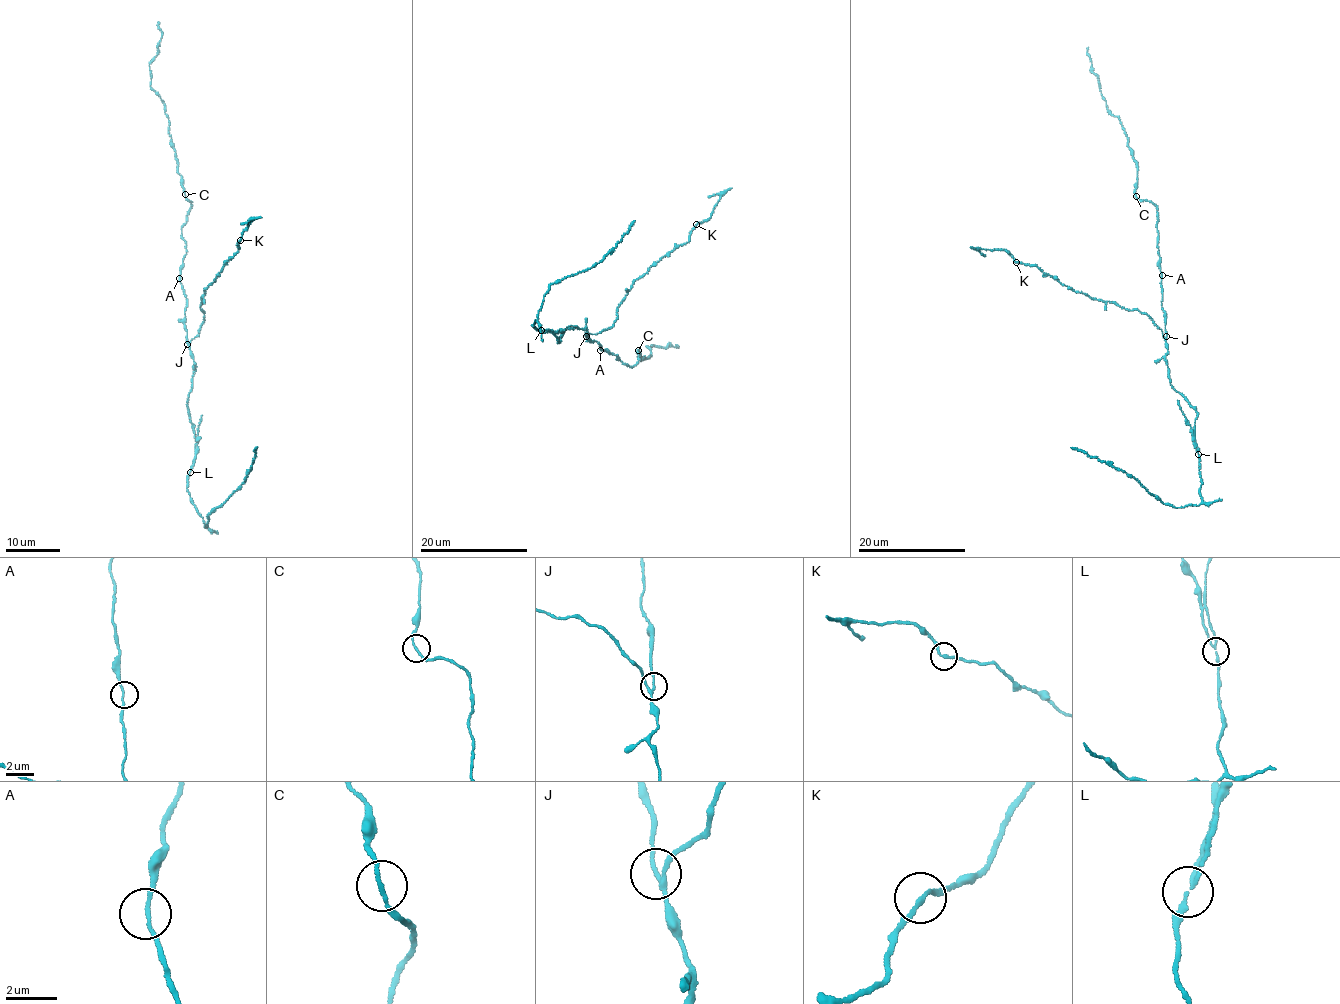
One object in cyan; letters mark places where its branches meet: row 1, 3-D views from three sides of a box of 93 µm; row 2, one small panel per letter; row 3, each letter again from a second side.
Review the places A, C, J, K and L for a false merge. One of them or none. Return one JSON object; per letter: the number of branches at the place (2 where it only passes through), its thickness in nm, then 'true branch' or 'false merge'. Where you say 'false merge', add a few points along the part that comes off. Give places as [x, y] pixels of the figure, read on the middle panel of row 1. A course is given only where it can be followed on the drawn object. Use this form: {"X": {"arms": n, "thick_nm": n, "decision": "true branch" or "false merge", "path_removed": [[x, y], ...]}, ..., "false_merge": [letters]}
{"A": {"arms": 2, "thick_nm": 140, "decision": "true branch"}, "C": {"arms": 2, "thick_nm": 140, "decision": "true branch"}, "J": {"arms": 3, "thick_nm": 150, "decision": "true branch"}, "K": {"arms": 2, "thick_nm": 170, "decision": "true branch"}, "L": {"arms": 3, "thick_nm": 130, "decision": "false merge", "path_removed": [[541, 330], [548, 329], [555, 333], [575, 328]]}, "false_merge": ["L"]}

